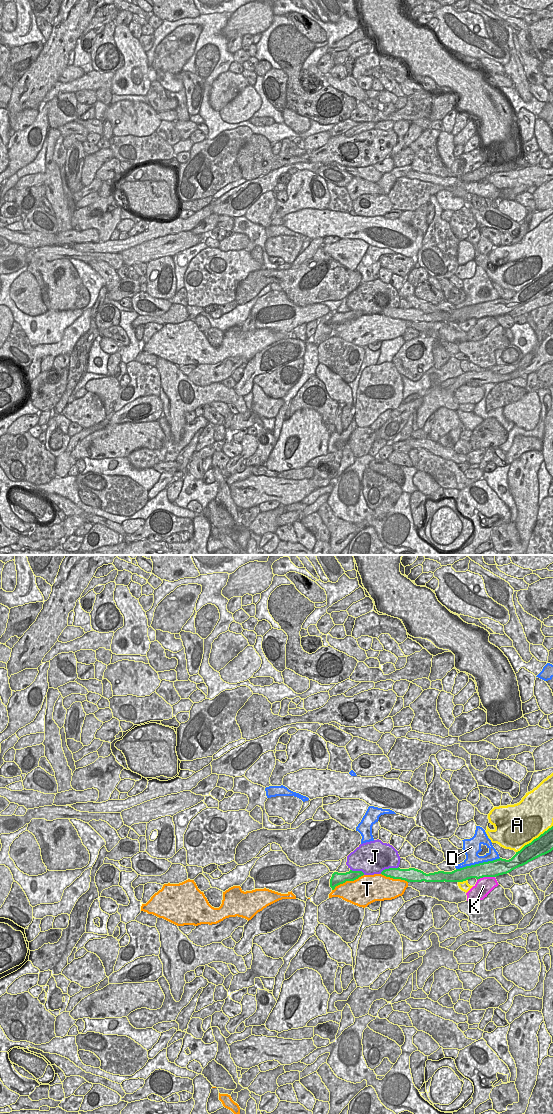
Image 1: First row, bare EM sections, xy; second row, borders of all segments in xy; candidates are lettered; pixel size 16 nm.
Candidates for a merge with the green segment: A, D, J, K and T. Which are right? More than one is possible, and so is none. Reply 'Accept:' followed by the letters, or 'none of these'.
Accept: none of these

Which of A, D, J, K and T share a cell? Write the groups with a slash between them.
A / D / J / K / T

